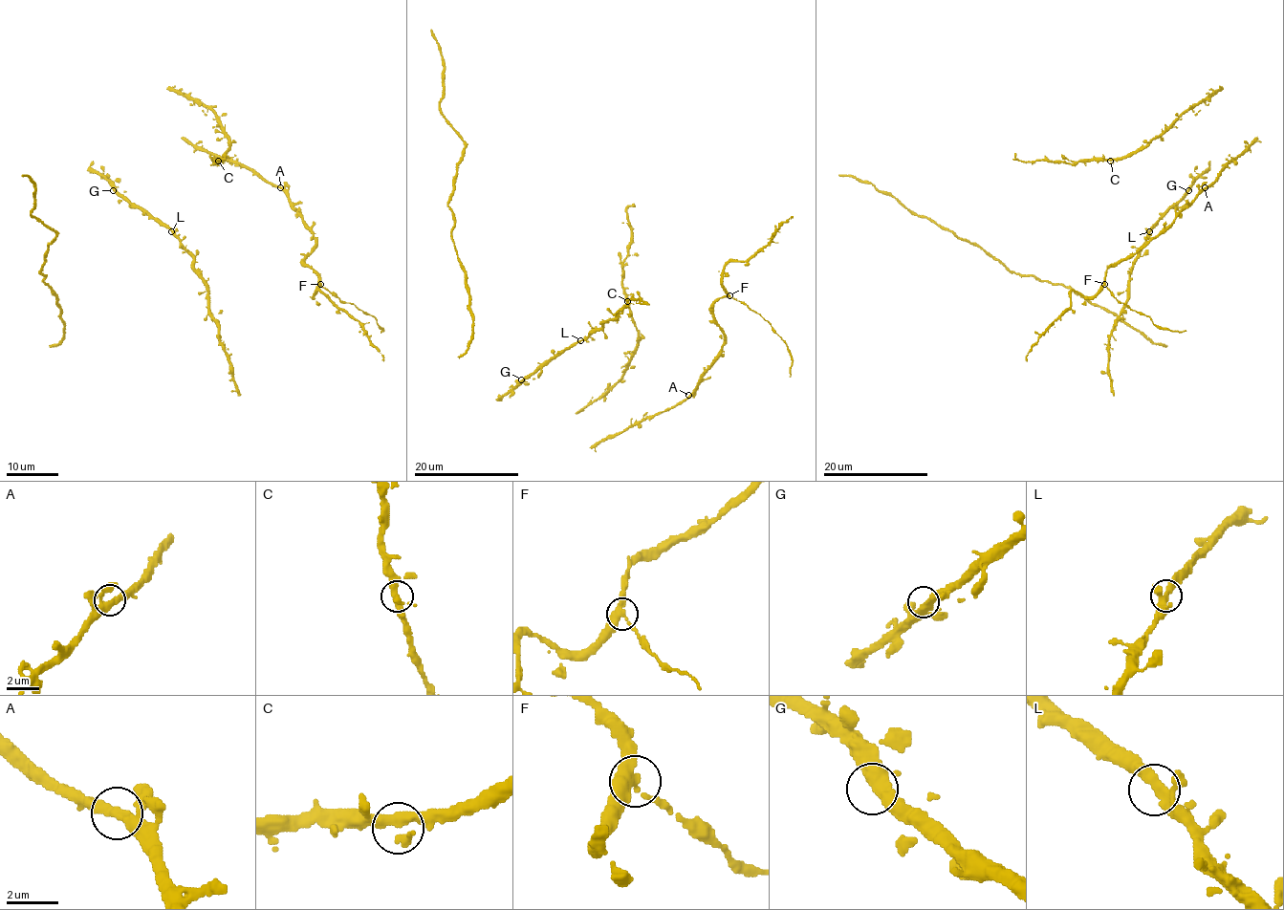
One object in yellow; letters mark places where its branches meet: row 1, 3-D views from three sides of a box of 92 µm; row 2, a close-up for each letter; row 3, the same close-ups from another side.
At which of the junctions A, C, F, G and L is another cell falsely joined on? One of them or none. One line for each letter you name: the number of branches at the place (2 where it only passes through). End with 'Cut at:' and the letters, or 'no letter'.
F: 3
Cut at: F

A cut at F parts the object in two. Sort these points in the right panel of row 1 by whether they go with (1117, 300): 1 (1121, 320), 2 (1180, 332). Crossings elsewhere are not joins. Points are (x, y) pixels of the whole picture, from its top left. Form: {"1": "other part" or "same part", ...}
{"1": "other part", "2": "same part"}

